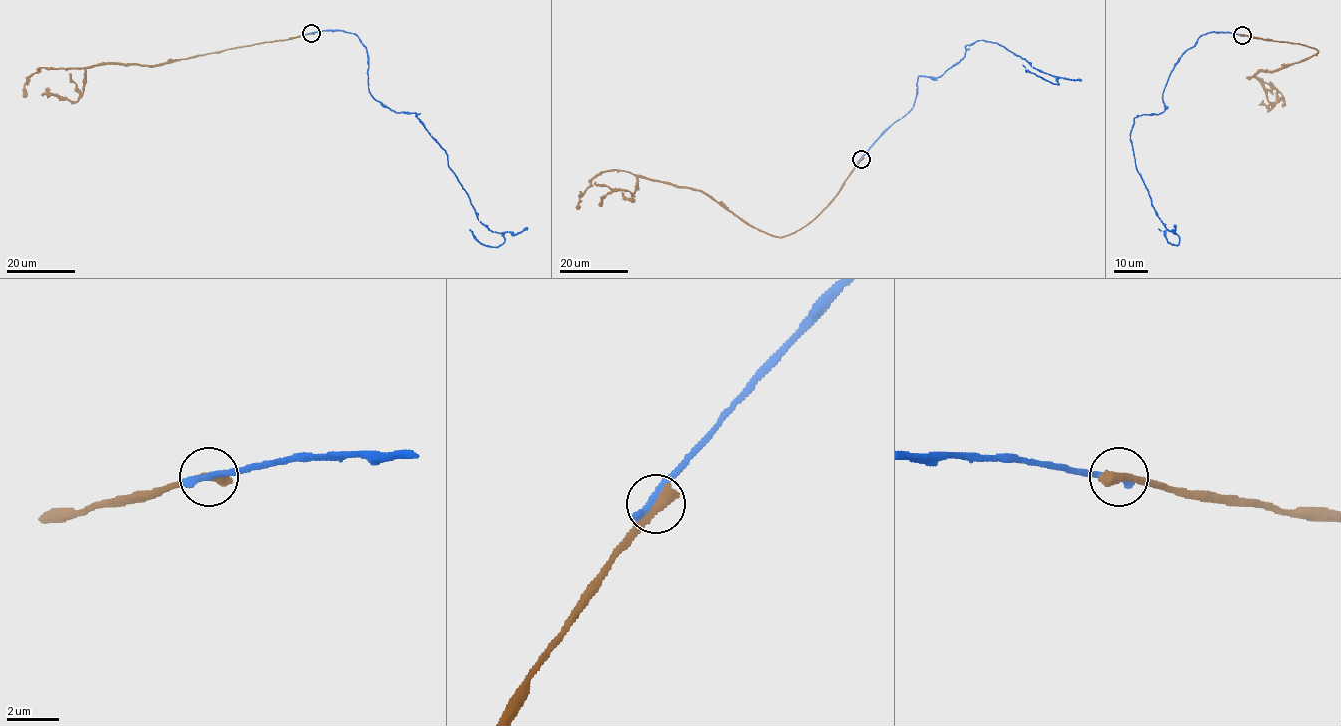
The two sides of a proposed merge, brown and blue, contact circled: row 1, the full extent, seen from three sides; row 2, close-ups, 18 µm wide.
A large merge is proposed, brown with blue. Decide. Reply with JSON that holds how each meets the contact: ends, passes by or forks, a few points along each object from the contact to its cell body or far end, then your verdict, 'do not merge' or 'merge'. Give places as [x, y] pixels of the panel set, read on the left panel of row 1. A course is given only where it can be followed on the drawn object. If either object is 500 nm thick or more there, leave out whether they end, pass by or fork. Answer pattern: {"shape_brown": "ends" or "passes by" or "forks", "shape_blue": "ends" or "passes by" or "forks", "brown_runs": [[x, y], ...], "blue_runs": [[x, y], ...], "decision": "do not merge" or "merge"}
{"brown_runs": [[311, 33], [162, 64], [40, 68], [24, 85], [24, 97]], "blue_runs": [[311, 33], [353, 33], [367, 54], [370, 94], [417, 114], [477, 219], [504, 241], [483, 245], [469, 229]], "decision": "do not merge"}

